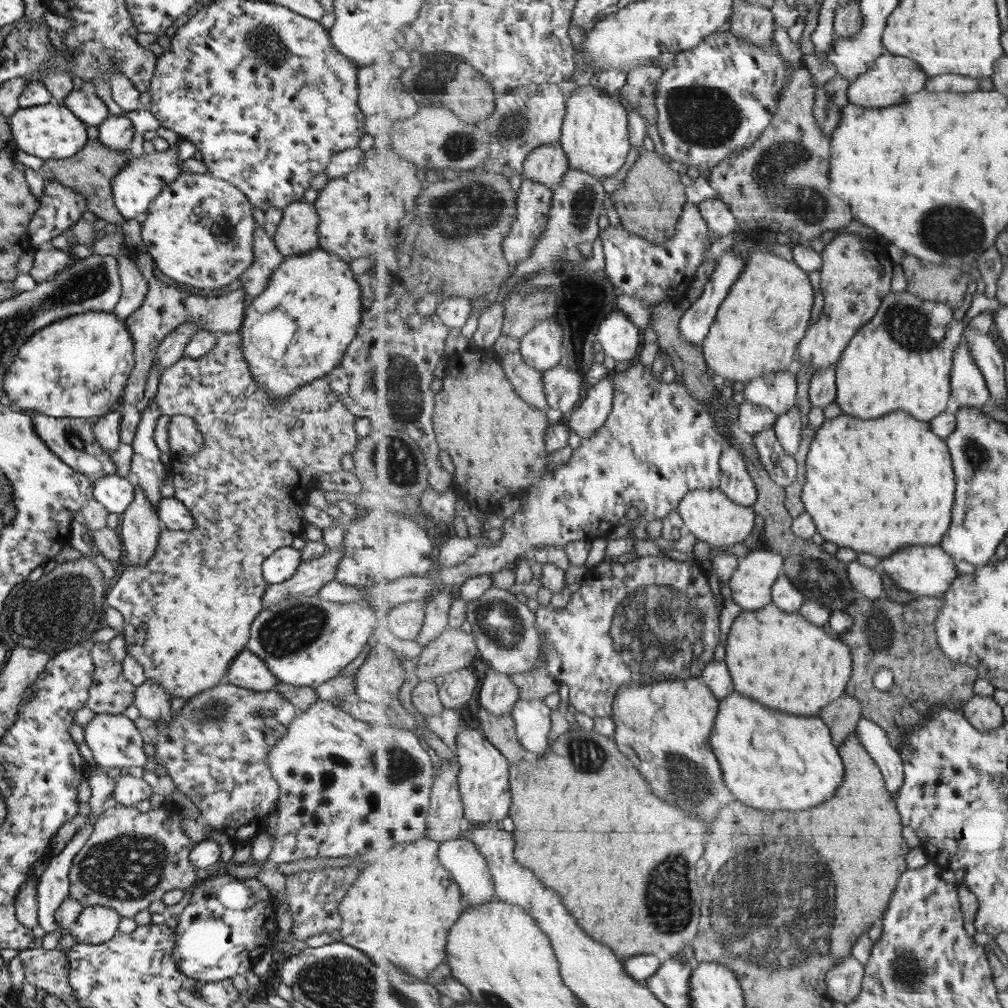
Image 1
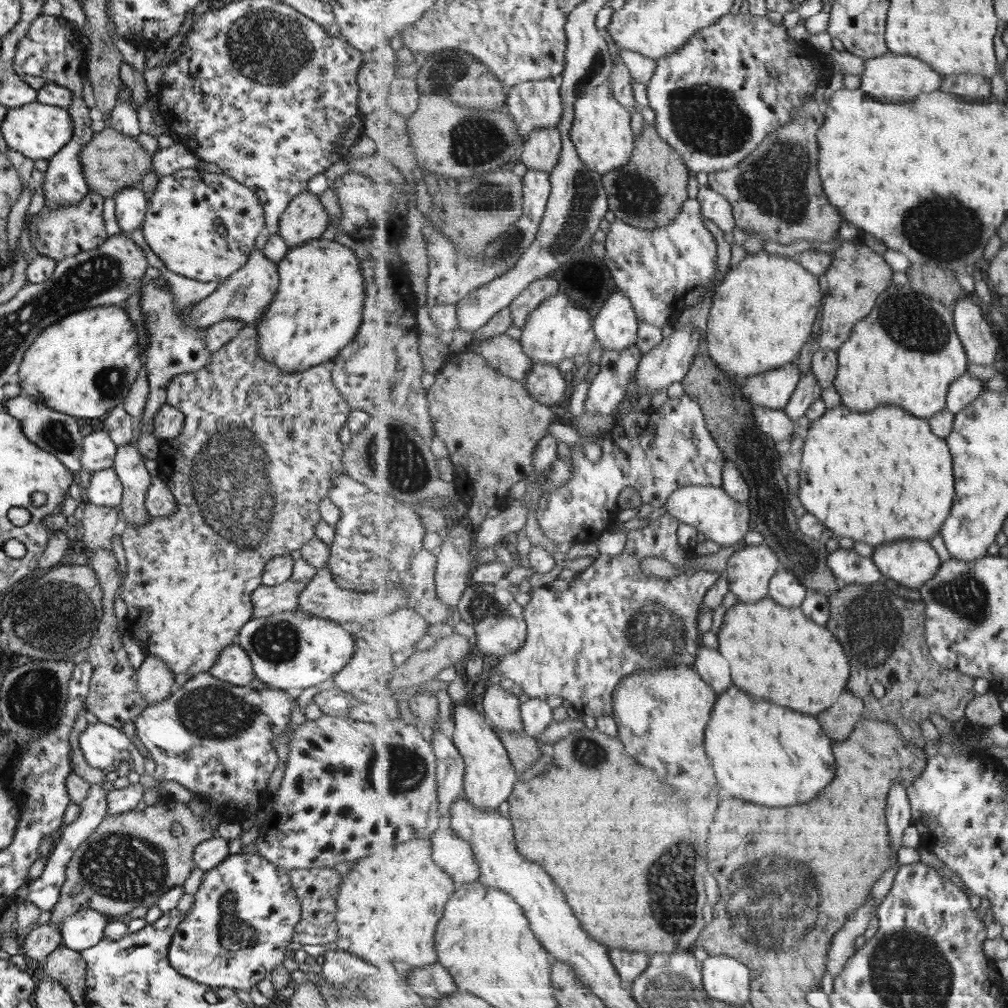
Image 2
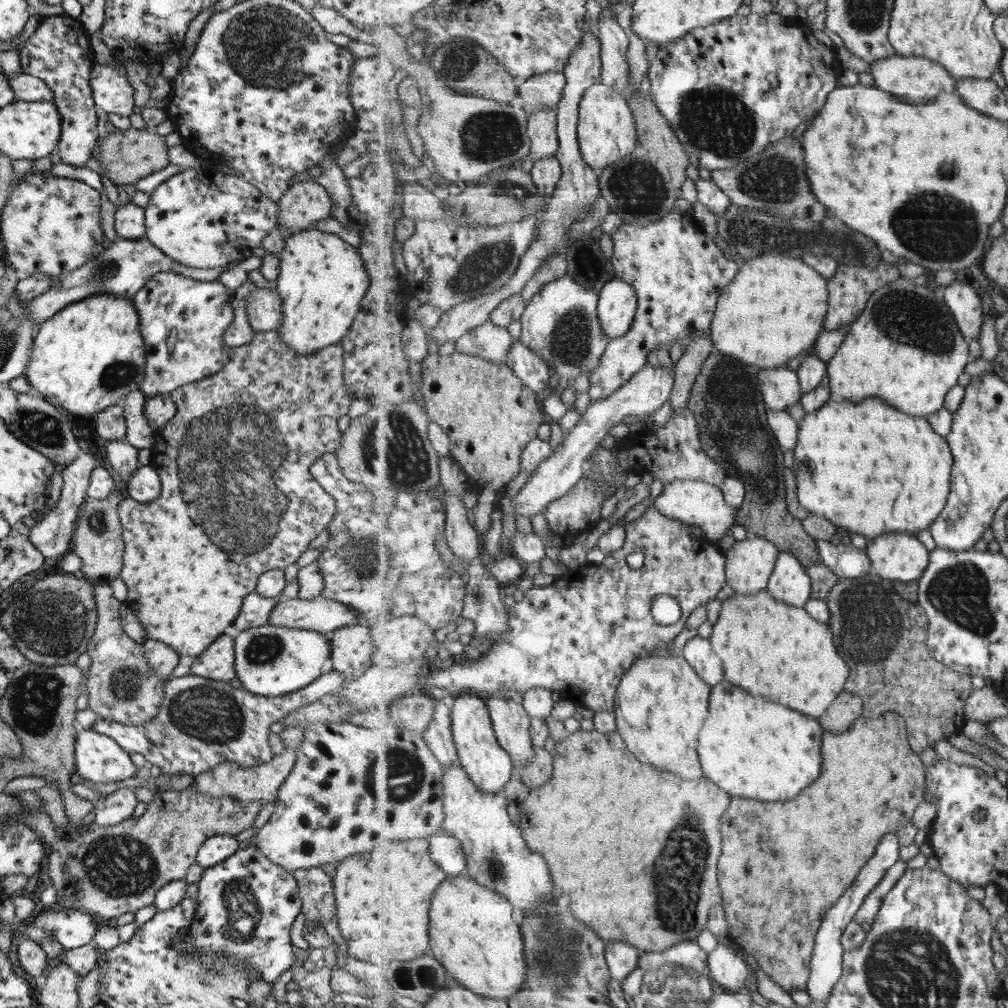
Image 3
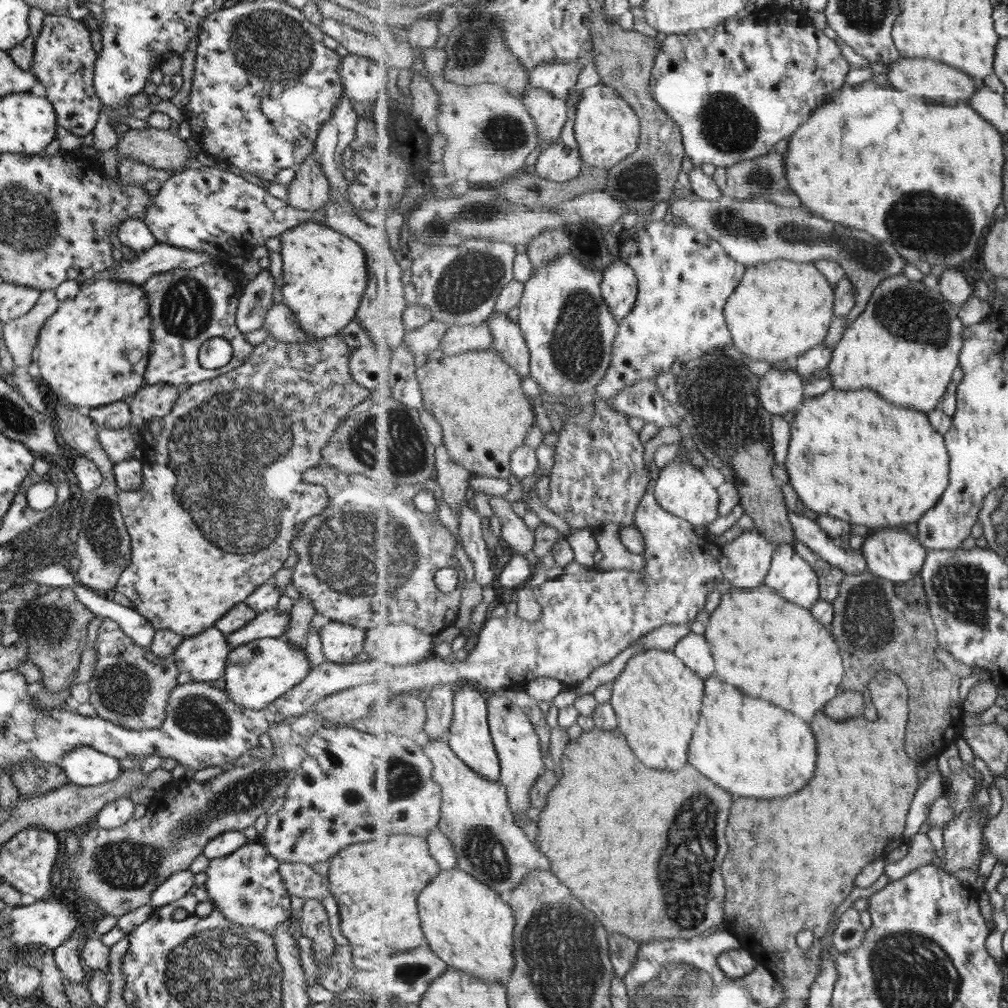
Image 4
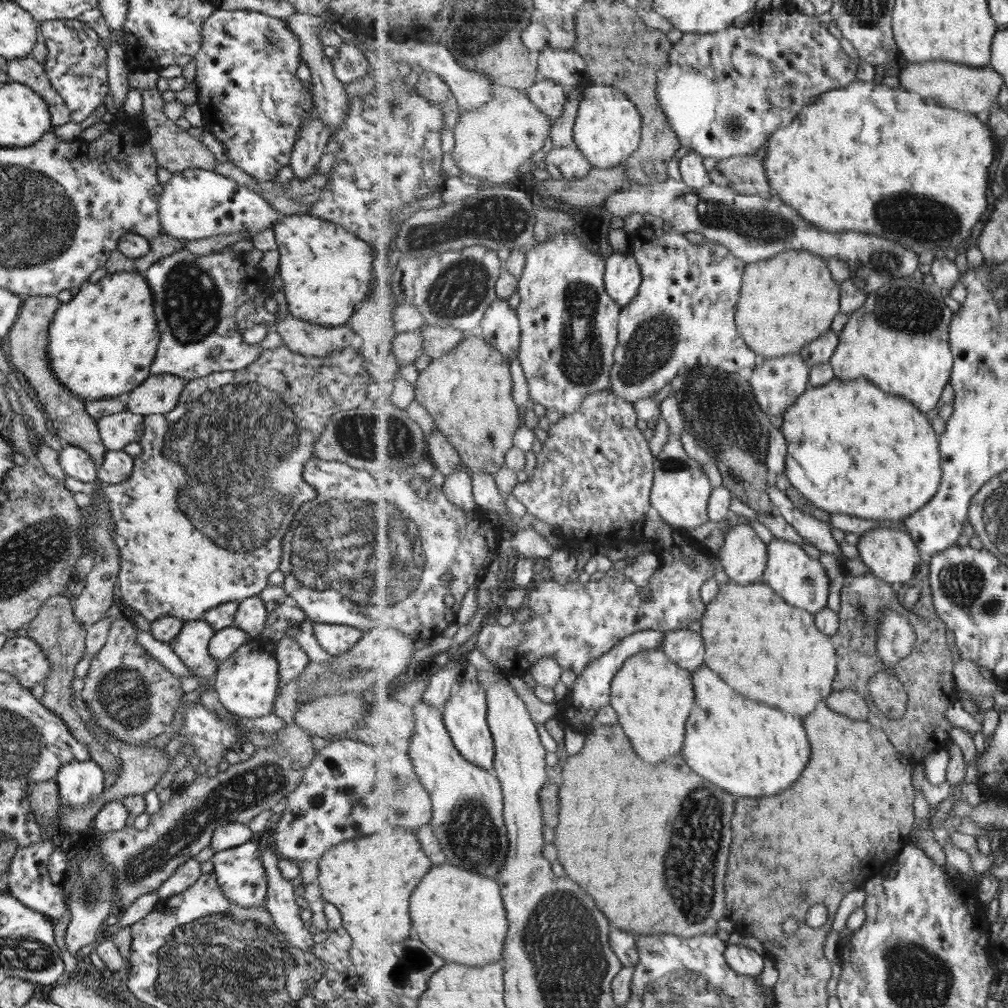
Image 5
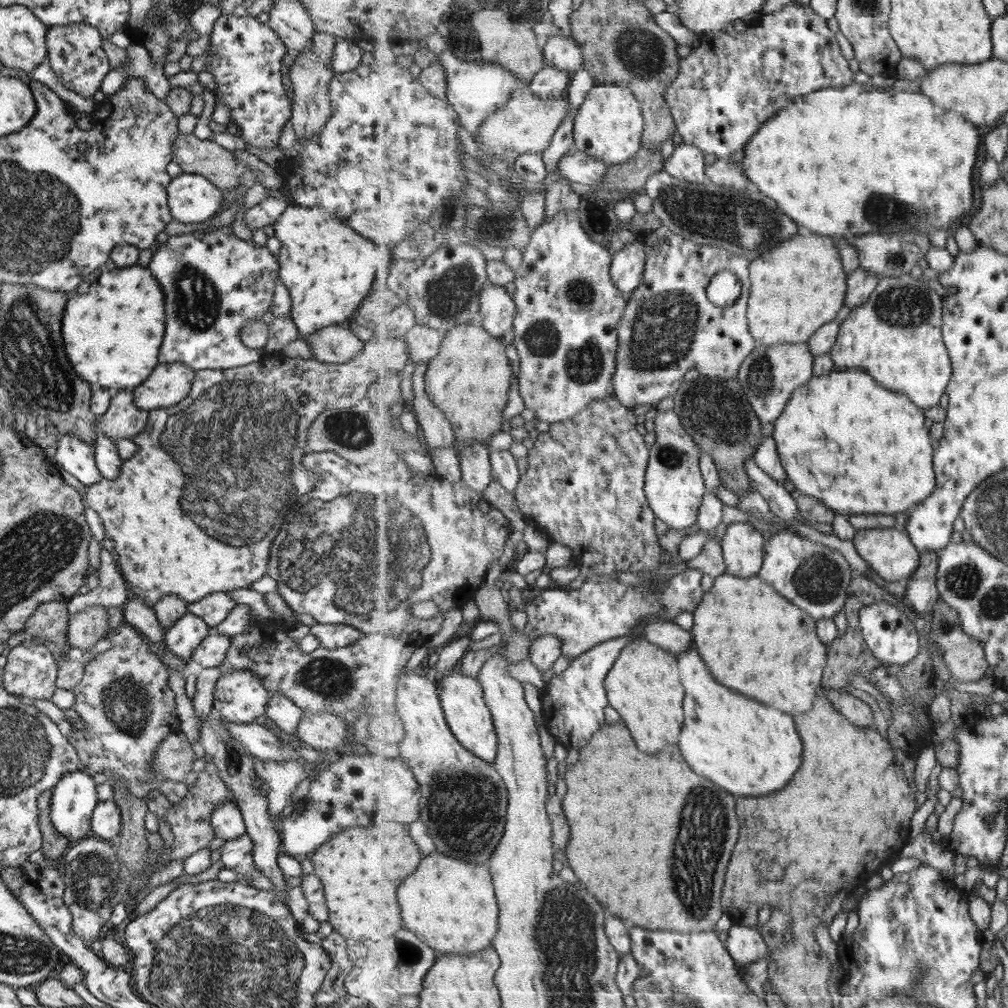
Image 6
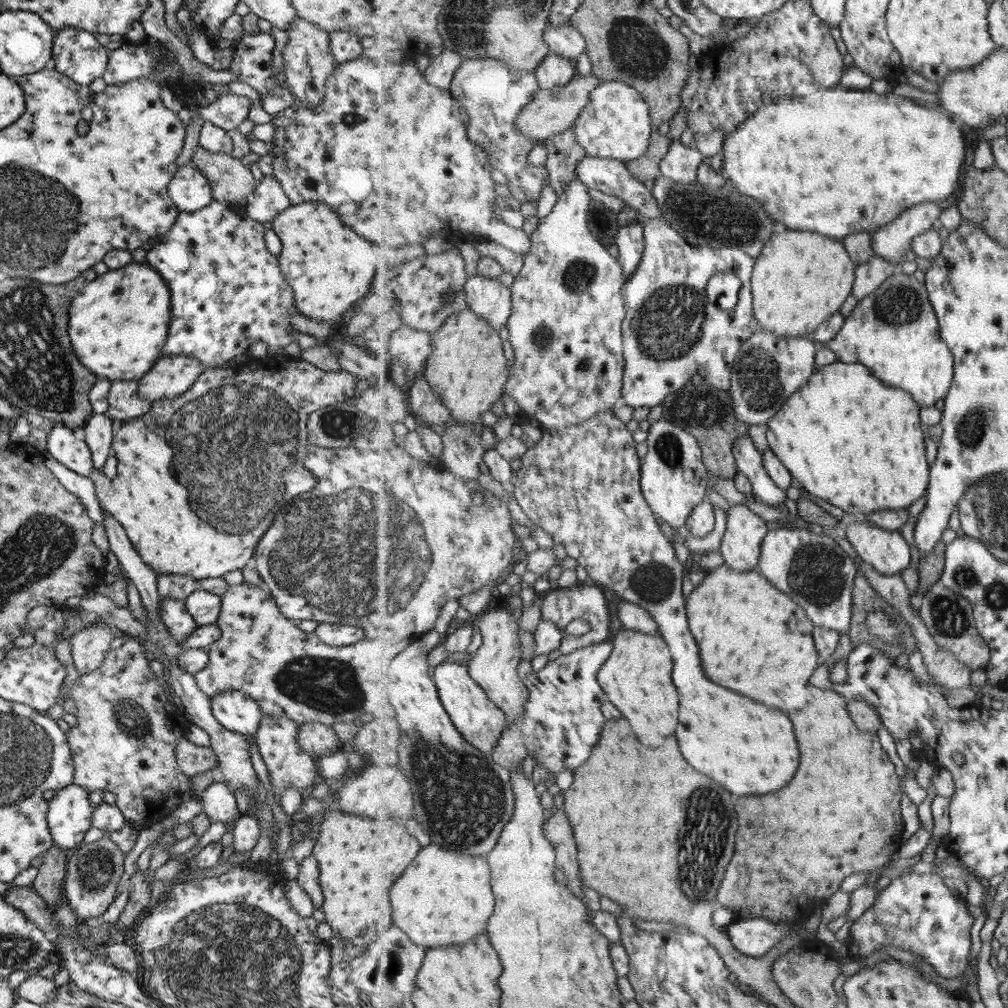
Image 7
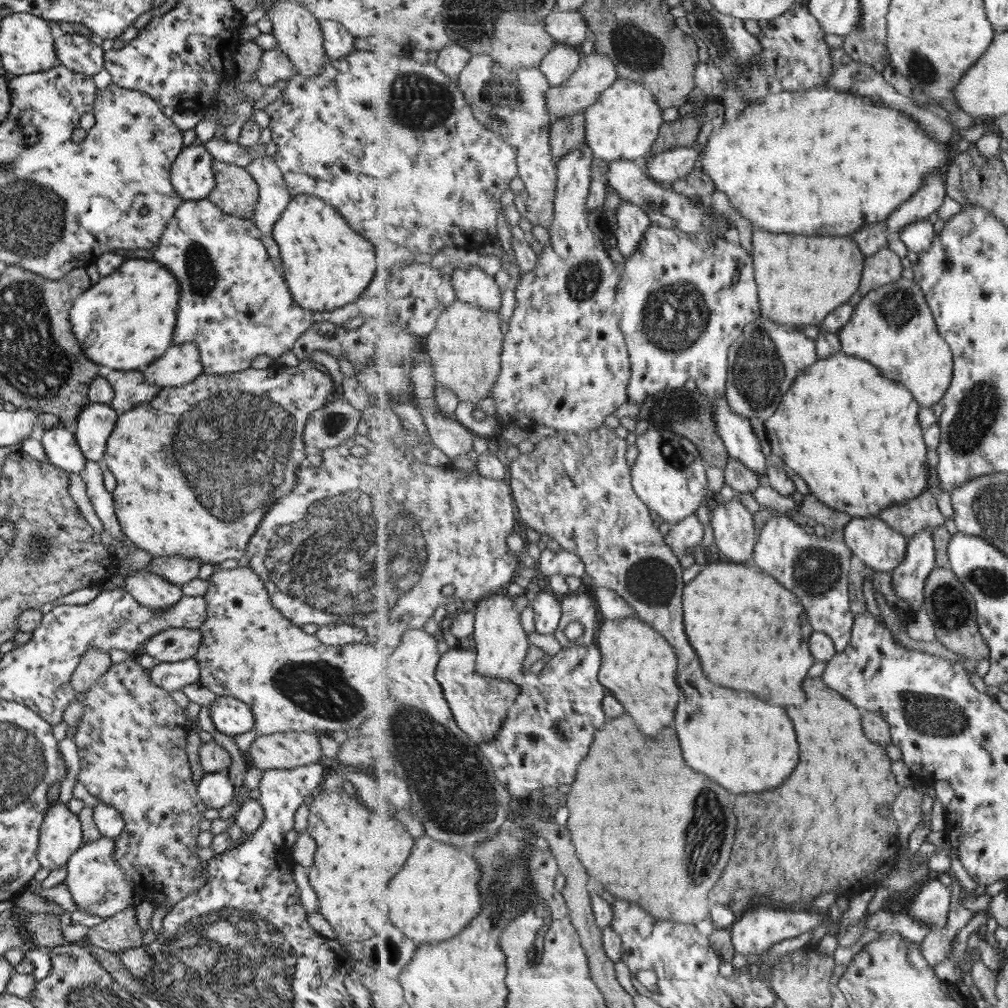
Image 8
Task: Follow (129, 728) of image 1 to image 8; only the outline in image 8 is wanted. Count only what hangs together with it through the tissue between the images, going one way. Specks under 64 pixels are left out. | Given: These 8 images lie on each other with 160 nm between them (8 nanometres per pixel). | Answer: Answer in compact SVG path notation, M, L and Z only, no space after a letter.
M51 803L38 830L36 859L49 871L64 866L82 843L79 819L65 805Z

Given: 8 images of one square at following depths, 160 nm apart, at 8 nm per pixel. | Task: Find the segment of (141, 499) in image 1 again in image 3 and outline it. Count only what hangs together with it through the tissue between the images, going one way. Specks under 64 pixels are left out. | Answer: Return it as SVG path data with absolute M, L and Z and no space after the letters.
M124 439L108 440L103 443L105 450L105 460L107 464L115 470L115 474L126 482L130 472L133 472L138 466L138 449L131 446Z

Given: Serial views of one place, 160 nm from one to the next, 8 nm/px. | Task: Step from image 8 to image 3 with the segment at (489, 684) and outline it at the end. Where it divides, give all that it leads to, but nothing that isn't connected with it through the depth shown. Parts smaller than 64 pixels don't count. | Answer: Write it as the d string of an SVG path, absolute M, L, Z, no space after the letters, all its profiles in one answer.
M471 691L453 696L452 731L459 762L474 784L484 793L497 794L511 780L514 772L512 756L496 737L488 704Z

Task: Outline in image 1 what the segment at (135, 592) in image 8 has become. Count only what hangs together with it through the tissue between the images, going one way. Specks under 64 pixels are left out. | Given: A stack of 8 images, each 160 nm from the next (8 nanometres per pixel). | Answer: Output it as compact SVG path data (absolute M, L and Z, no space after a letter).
M241 650L225 671L224 682L251 691L269 691L278 681L255 654Z

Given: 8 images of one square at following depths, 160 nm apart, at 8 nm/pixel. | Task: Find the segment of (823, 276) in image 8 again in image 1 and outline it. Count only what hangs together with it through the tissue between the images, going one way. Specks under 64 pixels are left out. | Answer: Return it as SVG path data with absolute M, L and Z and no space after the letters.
M750 252L744 271L724 298L711 325L710 333L702 344L701 349L708 367L721 382L739 387L767 373L793 369L797 362L800 342L804 340L811 324L813 304L815 304L815 290L805 269L775 254Z

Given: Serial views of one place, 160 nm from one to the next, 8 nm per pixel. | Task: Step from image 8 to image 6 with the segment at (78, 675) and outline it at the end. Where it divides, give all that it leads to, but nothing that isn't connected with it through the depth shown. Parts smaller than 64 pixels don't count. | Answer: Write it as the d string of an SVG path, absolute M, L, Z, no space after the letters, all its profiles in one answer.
M93 605L75 613L75 615L69 615L65 639L67 639L69 647L87 651L97 641L108 635L106 630L108 630L106 608Z

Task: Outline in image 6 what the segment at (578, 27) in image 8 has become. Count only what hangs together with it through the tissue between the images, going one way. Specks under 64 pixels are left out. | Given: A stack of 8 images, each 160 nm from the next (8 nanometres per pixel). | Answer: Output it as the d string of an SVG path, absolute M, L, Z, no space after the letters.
M553 36L544 41L545 62L557 70L571 74L584 68L584 56L574 38Z

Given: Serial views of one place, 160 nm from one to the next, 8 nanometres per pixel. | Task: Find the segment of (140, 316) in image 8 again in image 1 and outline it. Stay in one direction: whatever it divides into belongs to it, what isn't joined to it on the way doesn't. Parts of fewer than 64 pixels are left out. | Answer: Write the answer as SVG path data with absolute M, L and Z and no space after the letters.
M83 312L71 317L59 319L47 326L44 326L43 328L40 328L37 332L34 332L25 341L25 344L22 344L16 350L13 362L9 365L9 368L3 375L2 392L11 399L15 399L21 410L35 410L35 412L41 412L41 414L45 414L45 416L55 418L93 420L107 414L112 410L112 406L120 402L120 397L124 391L128 374L131 372L134 365L133 351L132 338L125 326L124 320L117 318L117 316L113 316L111 312Z

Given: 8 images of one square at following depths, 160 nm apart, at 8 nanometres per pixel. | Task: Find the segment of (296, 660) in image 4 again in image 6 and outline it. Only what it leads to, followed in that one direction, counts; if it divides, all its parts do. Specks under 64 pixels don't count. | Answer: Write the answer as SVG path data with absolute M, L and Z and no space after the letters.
M247 668L220 676L214 683L212 708L217 717L233 724L257 721L268 706L269 694L260 678Z

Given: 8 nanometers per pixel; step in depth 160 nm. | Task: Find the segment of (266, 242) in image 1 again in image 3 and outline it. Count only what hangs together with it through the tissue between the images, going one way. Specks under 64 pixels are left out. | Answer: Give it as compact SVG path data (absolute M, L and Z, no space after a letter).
M252 283L252 291L246 296L245 316L249 326L256 331L277 330L281 324L281 304L282 300L276 289L261 289Z

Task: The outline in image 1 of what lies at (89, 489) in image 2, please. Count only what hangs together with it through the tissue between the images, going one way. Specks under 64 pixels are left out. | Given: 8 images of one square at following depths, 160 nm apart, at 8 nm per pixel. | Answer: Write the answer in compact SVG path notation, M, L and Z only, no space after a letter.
M113 473L100 476L93 481L91 497L109 513L120 516L133 502L133 489L130 478L119 477Z

